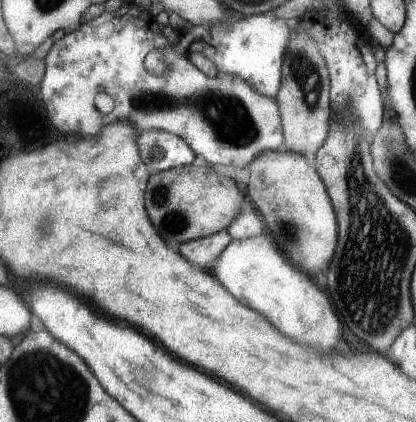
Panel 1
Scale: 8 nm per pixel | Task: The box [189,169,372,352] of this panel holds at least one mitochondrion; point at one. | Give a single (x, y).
(288, 231)

